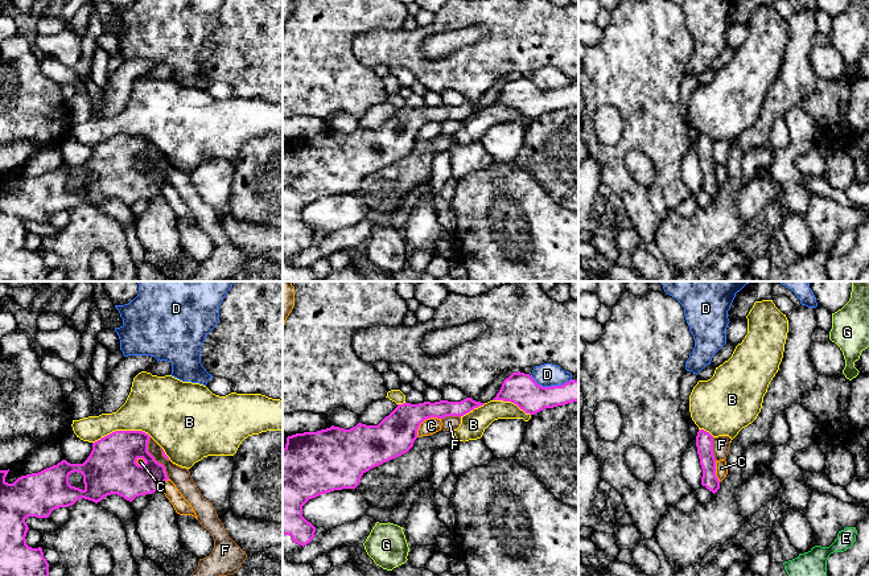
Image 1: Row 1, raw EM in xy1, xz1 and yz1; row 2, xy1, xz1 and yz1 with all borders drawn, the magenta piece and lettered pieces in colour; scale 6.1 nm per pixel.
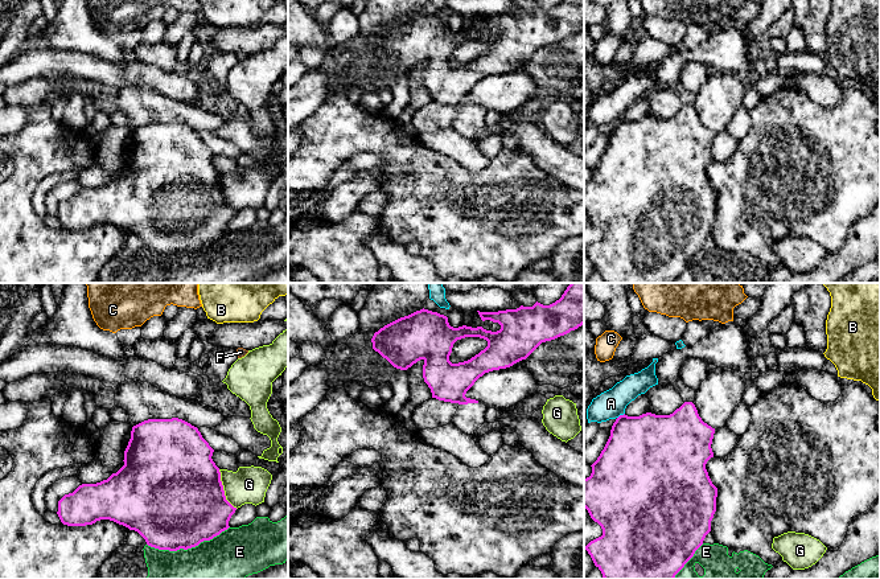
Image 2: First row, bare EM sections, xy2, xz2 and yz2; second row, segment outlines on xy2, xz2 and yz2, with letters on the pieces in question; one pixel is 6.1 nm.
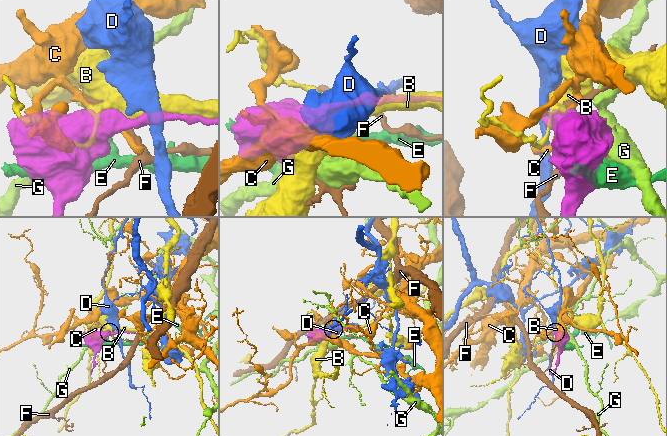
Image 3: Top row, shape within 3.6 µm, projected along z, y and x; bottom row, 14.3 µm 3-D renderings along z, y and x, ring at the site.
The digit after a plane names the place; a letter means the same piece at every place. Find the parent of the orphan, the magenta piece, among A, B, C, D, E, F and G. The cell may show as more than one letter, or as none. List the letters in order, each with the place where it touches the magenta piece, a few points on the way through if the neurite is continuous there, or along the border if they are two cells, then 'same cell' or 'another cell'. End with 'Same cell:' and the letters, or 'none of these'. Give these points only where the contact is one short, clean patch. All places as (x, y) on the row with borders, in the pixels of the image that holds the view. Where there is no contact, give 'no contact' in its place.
A: meets magenta in yz2 at (620, 415); border along yz2 (624, 413), (617, 418); another cell
B: meets magenta in xy1 at (122, 431); another cell
C: meets magenta in xz1 at (424, 419); another cell
D: meets magenta in xz1 at (551, 386); border along xz1 (530, 375), (543, 386), (560, 386), (572, 379); another cell
E: meets magenta in xy2 at (188, 547); another cell
F: meets magenta in xy1 at (153, 459); border along xy1 (149, 437), (148, 452), (164, 467), (165, 474), (169, 478); another cell
G: meets magenta in xy2 at (222, 489); another cell
Same cell: none of these

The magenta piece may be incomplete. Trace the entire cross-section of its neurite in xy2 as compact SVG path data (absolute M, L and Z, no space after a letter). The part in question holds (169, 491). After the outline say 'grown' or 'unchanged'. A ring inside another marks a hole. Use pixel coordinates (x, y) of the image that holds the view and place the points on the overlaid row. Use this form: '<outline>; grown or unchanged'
M148 419L132 427L131 439L124 451L124 465L107 480L82 484L73 493L58 501L58 517L67 526L92 525L110 520L137 531L148 546L159 550L177 551L198 546L227 530L235 513L225 496L219 468L213 461L214 449L202 438L197 427L178 419Z; unchanged

